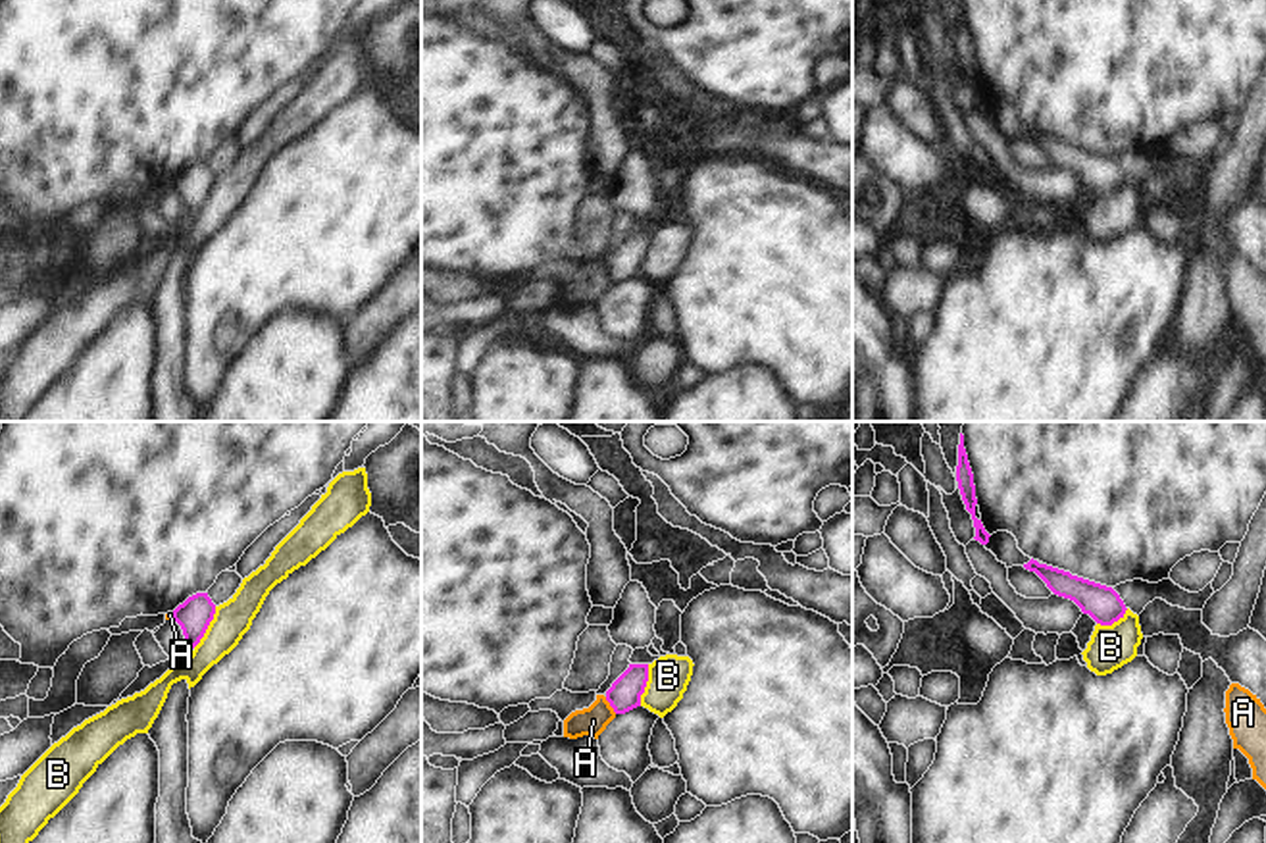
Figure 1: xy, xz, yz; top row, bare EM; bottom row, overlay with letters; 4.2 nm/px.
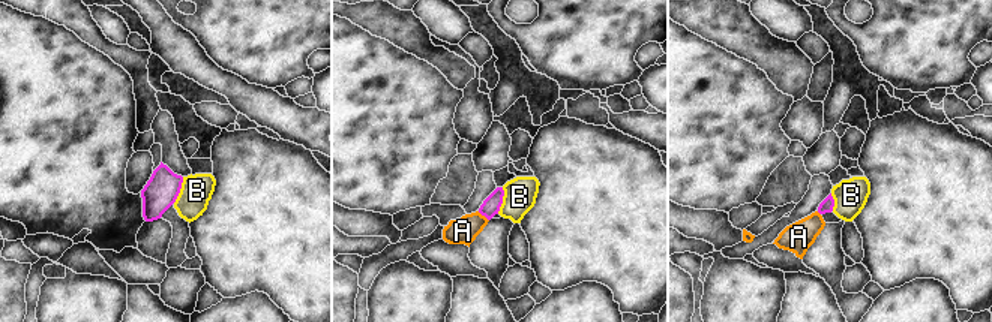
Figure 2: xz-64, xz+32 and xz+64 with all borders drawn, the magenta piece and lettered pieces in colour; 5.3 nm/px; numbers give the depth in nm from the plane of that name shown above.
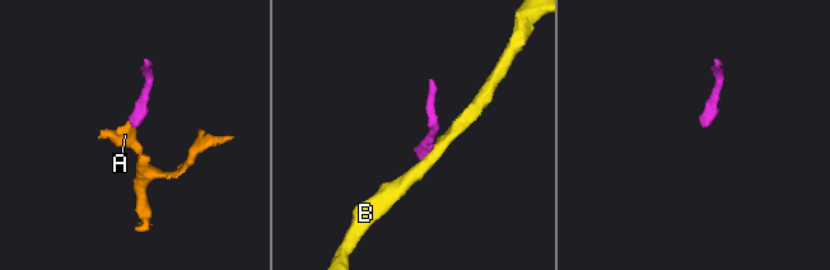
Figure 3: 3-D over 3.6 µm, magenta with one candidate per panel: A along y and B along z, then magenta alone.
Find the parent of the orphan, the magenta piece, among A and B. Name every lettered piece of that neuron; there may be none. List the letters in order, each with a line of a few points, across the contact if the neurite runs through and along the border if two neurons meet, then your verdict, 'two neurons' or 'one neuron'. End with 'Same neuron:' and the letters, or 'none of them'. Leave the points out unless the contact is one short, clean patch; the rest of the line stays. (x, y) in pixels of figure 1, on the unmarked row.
A: xz (605, 266), (616, 281) | two neurons
B: xy (216, 176), (204, 204), (193, 216) | two neurons
Same neuron: none of them

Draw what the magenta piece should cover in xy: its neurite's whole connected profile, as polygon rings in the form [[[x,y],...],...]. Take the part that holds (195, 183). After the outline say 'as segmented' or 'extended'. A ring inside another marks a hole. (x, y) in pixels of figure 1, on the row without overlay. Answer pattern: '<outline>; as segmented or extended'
[[[196,162],[173,179],[173,189],[181,194],[185,204],[181,219],[171,229],[173,233],[181,233],[192,223],[194,216],[200,212],[210,191],[214,189],[214,183],[215,173],[208,162]]]; extended

